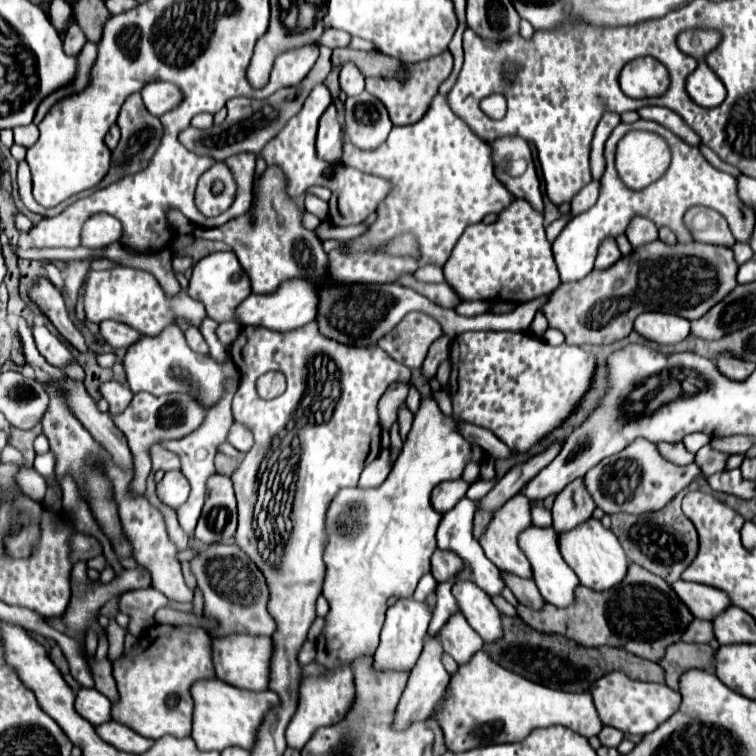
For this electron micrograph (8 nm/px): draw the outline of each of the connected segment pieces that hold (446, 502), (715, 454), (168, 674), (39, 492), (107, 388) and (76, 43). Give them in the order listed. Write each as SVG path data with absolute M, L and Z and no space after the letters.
M462 479L456 481L442 481L440 485L434 487L432 491L432 505L438 513L446 513L450 511L468 491L470 483L464 483Z
M704 445L704 447L696 453L694 463L700 467L700 471L702 471L706 477L710 477L710 475L726 469L728 457L730 457L728 453L722 453L722 451L712 449L710 445Z
M156 625L146 633L150 639L142 637L142 649L136 655L120 657L114 663L114 679L118 685L120 701L112 705L112 719L126 723L130 729L140 733L142 737L160 739L164 735L174 737L188 737L192 731L192 709L194 701L190 695L190 687L202 679L214 679L214 663L212 663L212 637L204 627L190 627L190 625Z
M23 468L18 473L18 483L20 483L20 487L22 487L22 491L26 493L26 496L42 503L44 493L46 493L46 479L34 468Z
M118 381L102 383L100 393L110 403L110 415L122 413L128 407L128 403L132 401L132 391L128 387L124 387L122 383L118 383Z
M72 19L70 27L68 27L66 35L64 35L64 51L68 51L68 55L78 55L82 51L82 47L86 45L86 41L88 39L86 39L84 31L80 29L78 21Z

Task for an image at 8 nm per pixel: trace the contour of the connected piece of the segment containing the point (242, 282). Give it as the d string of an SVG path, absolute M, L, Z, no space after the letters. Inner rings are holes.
M218 251L218 253L206 255L194 265L188 293L192 295L192 299L198 297L198 301L204 303L208 317L212 317L214 321L232 321L236 307L252 293L252 289L250 289L248 277L244 277L244 271L236 255L232 251Z

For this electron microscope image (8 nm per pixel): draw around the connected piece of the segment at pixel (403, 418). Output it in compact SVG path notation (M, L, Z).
M400 407L400 415L398 415L398 425L400 425L400 437L406 439L408 437L408 431L412 429L412 419L414 415L408 411L408 407Z

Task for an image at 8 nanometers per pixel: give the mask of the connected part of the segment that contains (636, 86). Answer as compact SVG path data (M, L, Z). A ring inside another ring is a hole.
M650 56L630 61L620 73L620 87L631 98L658 97L668 85L670 77L666 67Z

